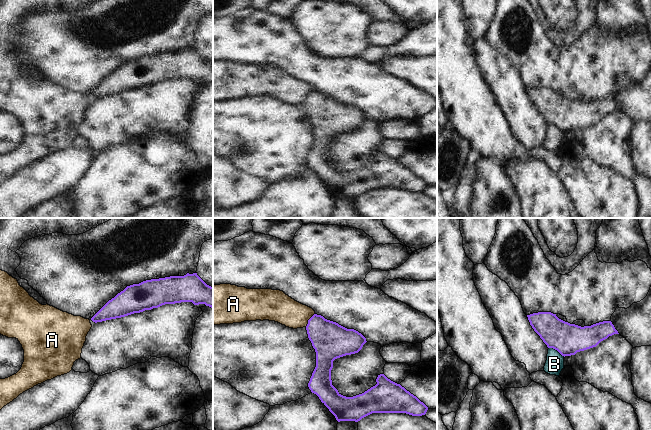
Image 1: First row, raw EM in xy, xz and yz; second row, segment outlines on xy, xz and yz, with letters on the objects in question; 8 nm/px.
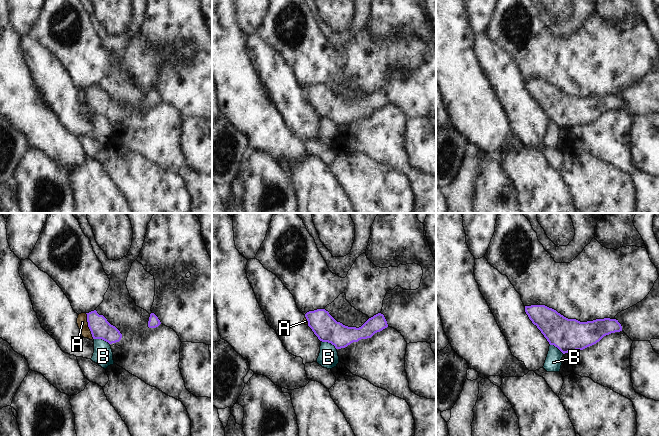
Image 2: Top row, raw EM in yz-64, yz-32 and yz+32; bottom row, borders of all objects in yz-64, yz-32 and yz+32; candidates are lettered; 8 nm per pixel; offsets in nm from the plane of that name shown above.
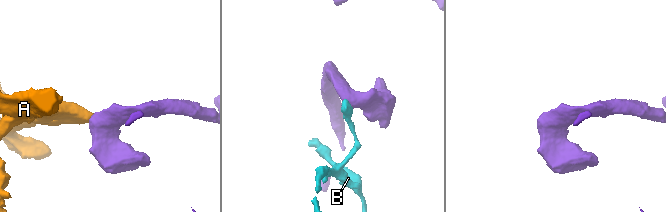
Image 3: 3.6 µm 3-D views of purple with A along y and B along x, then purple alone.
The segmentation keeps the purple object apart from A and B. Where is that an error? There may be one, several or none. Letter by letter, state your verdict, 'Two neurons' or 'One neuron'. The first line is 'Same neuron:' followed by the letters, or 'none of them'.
Same neuron: none of them
A: Two neurons
B: Two neurons

